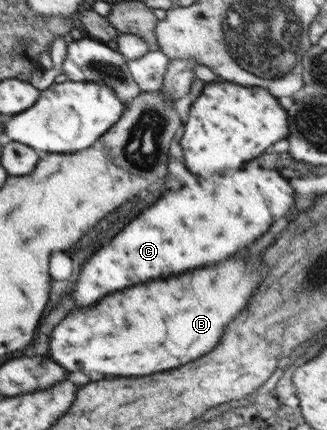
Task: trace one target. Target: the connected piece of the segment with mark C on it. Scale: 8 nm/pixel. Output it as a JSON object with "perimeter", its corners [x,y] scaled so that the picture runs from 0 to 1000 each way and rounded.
{"perimeter":[[[740,393],[716,398],[709,407],[685,412],[685,426],[618,426],[606,435],[563,435],[532,449],[508,449],[453,486],[440,486],[416,509],[404,509],[330,570],[306,574],[275,602],[263,602],[245,640],[232,644],[232,658],[220,663],[220,691],[232,714],[269,714],[312,695],[330,681],[404,667],[416,658],[440,658],[459,649],[520,644],[557,630],[581,630],[624,616],[654,616],[777,556],[801,551],[826,523],[869,505],[881,486],[899,472],[899,444],[881,430],[881,421],[850,398],[813,398],[813,393]]]}

